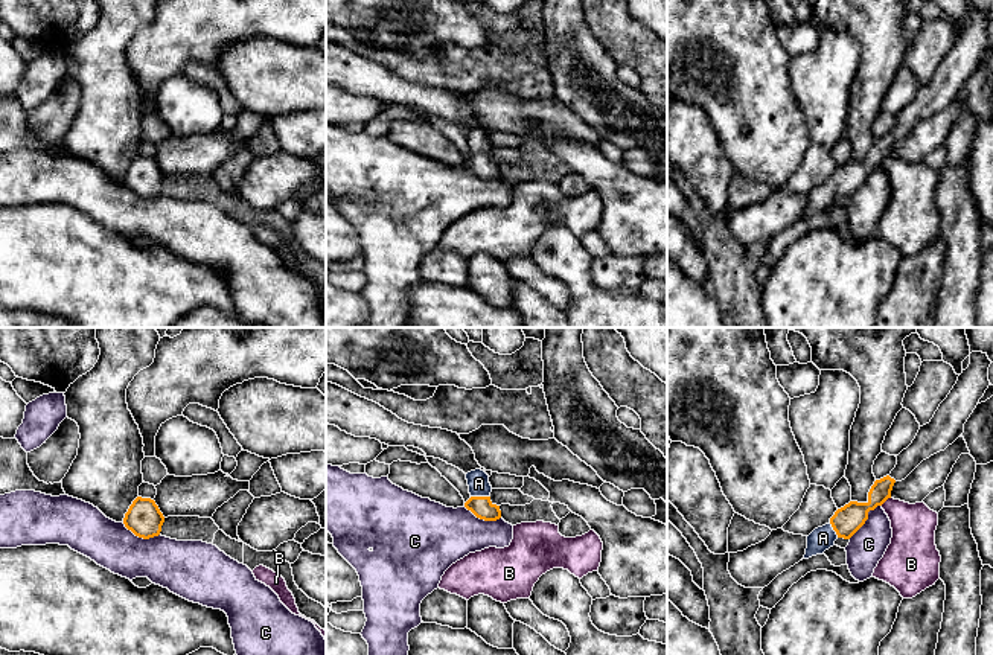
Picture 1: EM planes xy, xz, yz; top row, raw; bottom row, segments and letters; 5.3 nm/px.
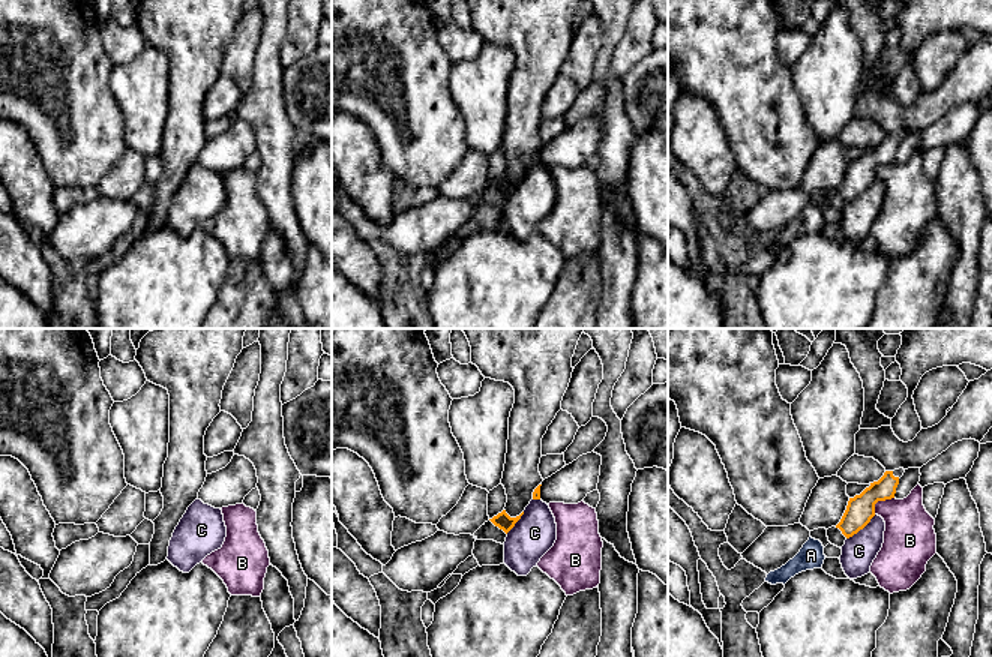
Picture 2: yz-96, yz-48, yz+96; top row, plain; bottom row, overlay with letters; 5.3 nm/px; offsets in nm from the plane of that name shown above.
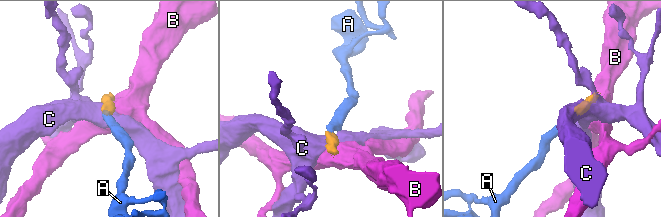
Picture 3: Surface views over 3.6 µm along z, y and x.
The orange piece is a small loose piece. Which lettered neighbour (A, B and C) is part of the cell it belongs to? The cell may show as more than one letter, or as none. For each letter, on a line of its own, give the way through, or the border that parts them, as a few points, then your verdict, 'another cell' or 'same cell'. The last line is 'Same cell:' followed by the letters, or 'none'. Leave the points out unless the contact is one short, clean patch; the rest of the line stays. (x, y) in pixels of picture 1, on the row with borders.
A: runs through xz (482, 508), (480, 497), (478, 483); same cell
B: border along yz (890, 497), (881, 504); another cell
C: border along yz (881, 504), (868, 512), (868, 518), (849, 538); another cell
Same cell: A

